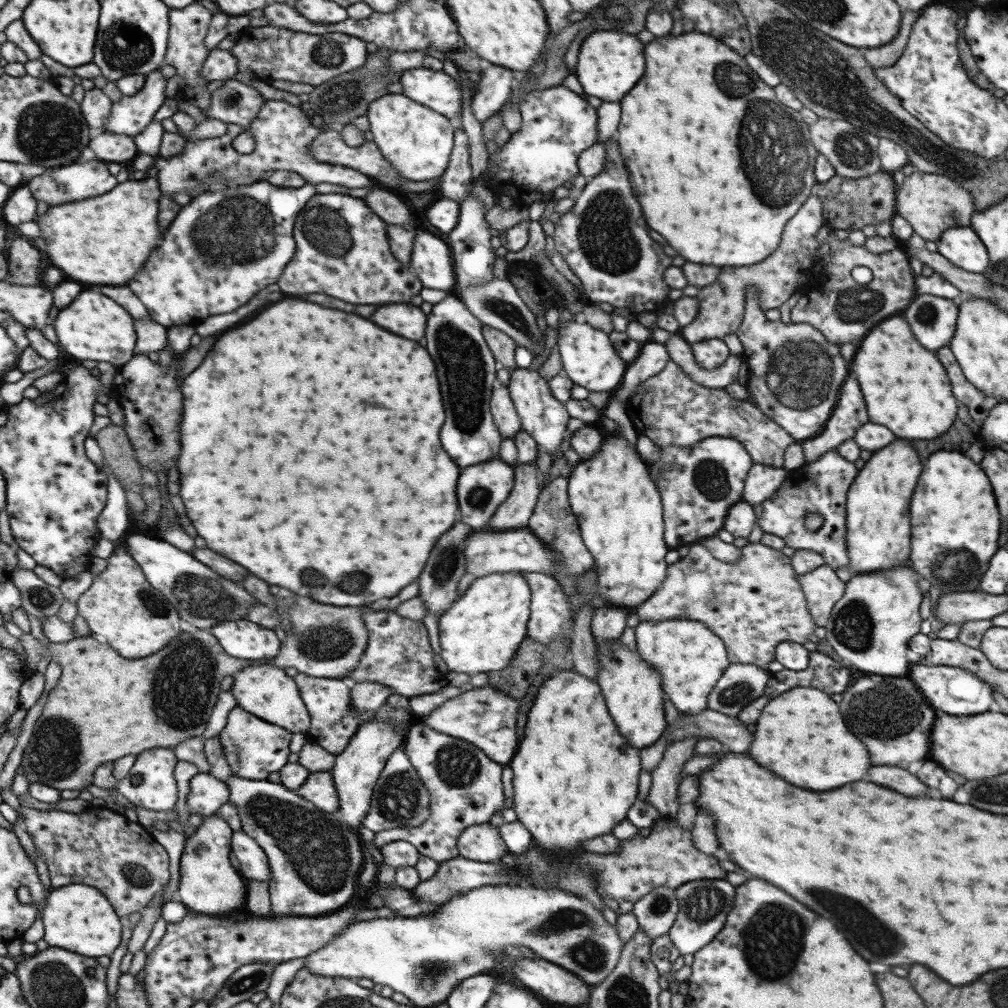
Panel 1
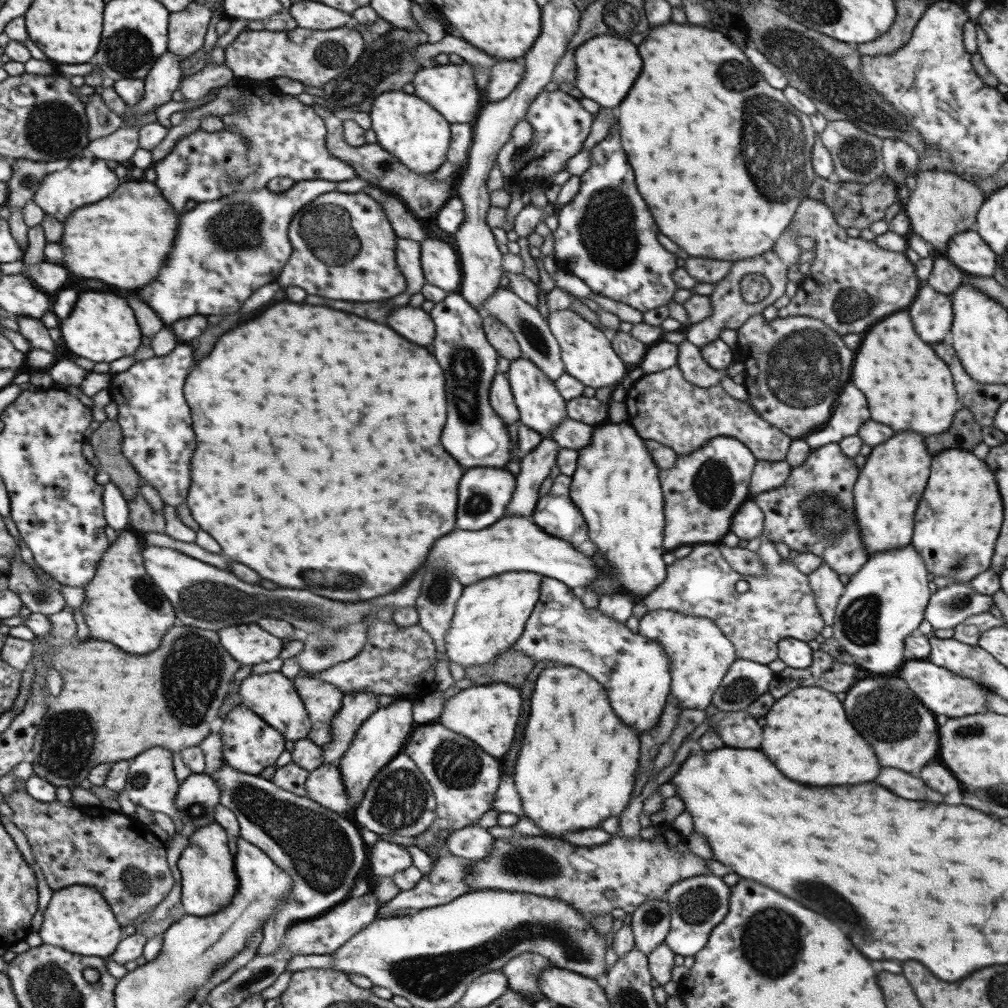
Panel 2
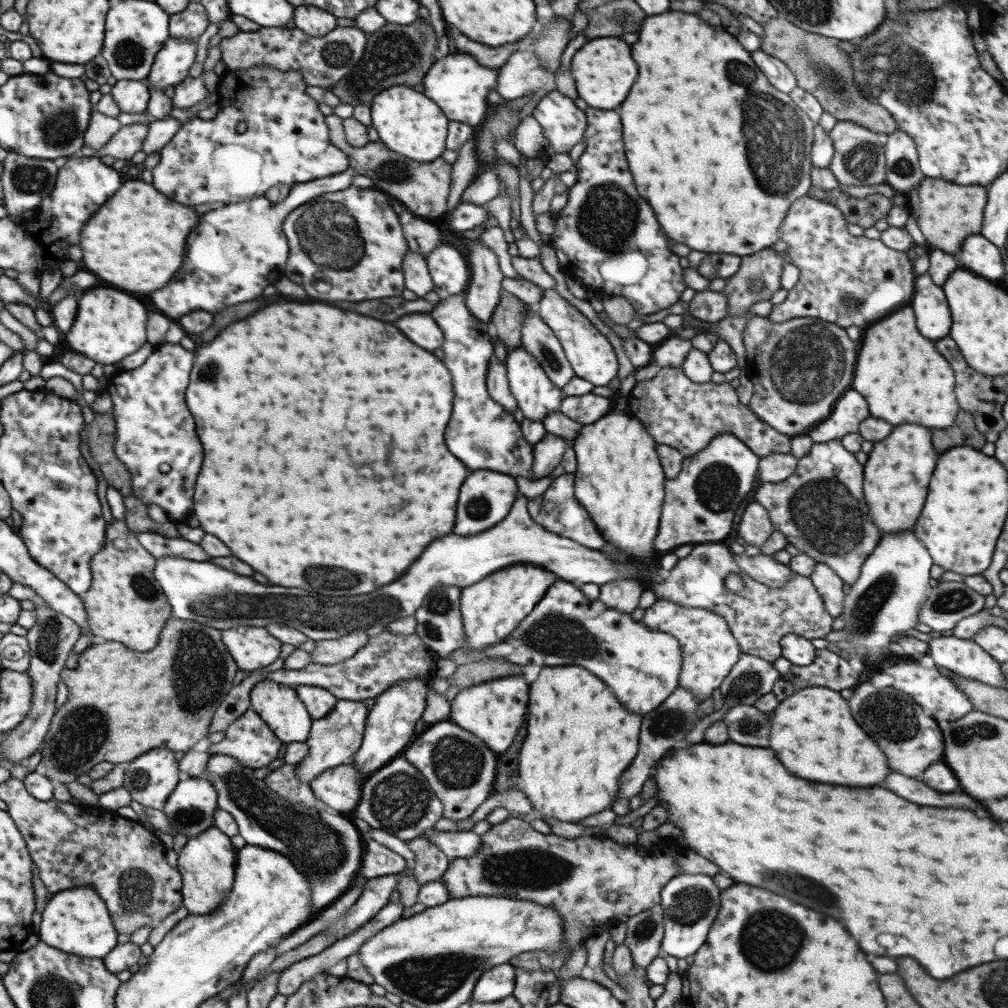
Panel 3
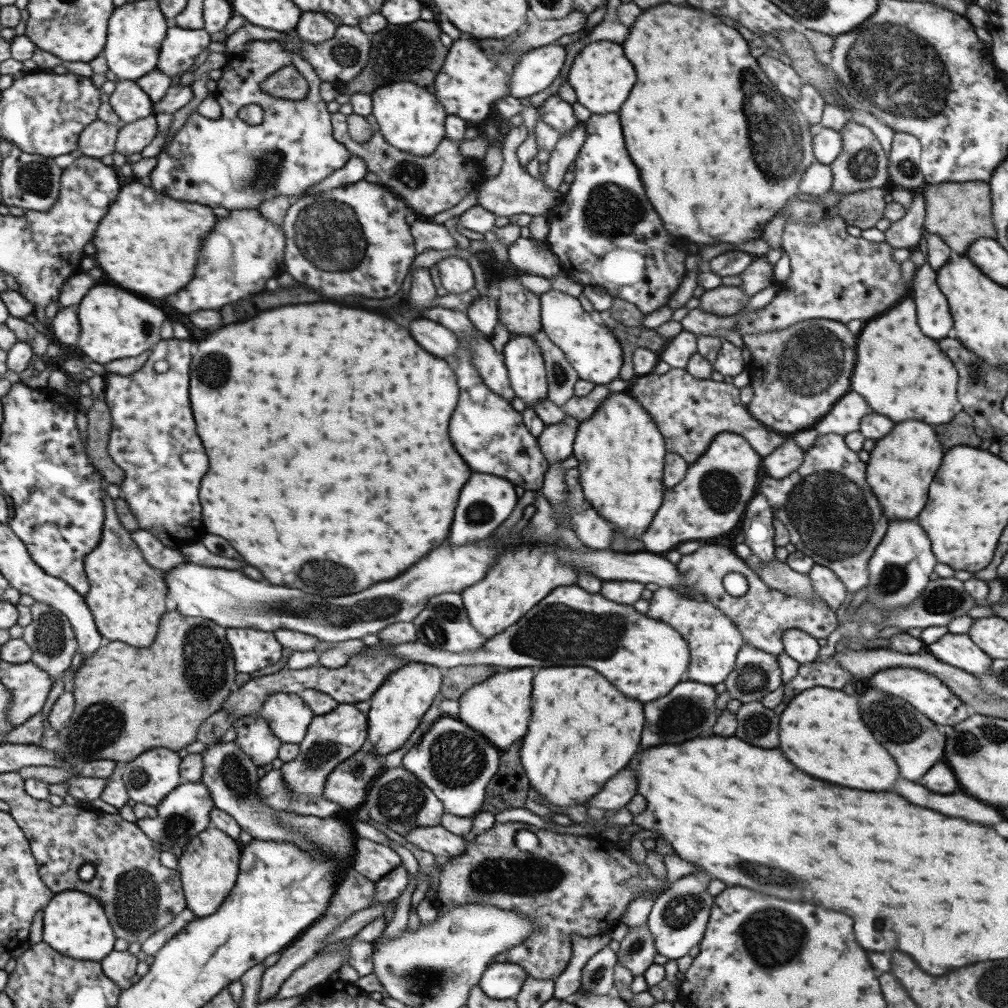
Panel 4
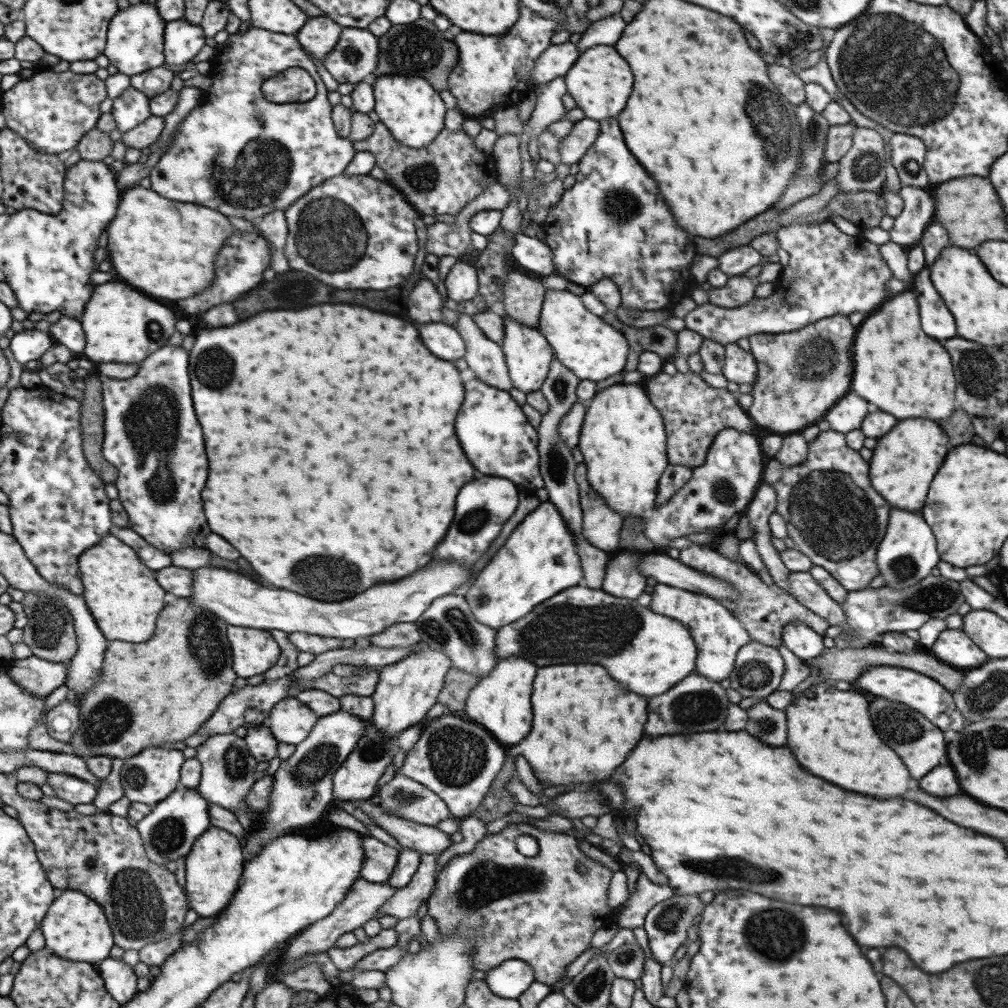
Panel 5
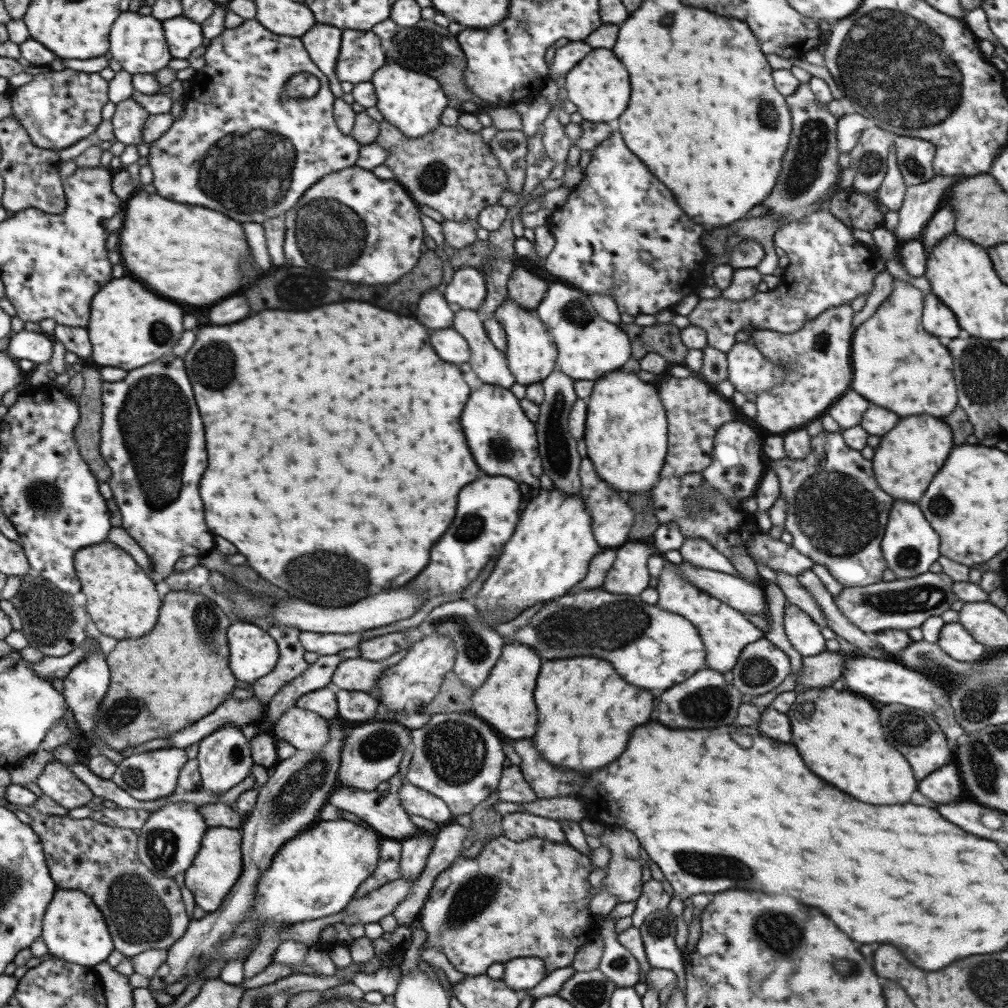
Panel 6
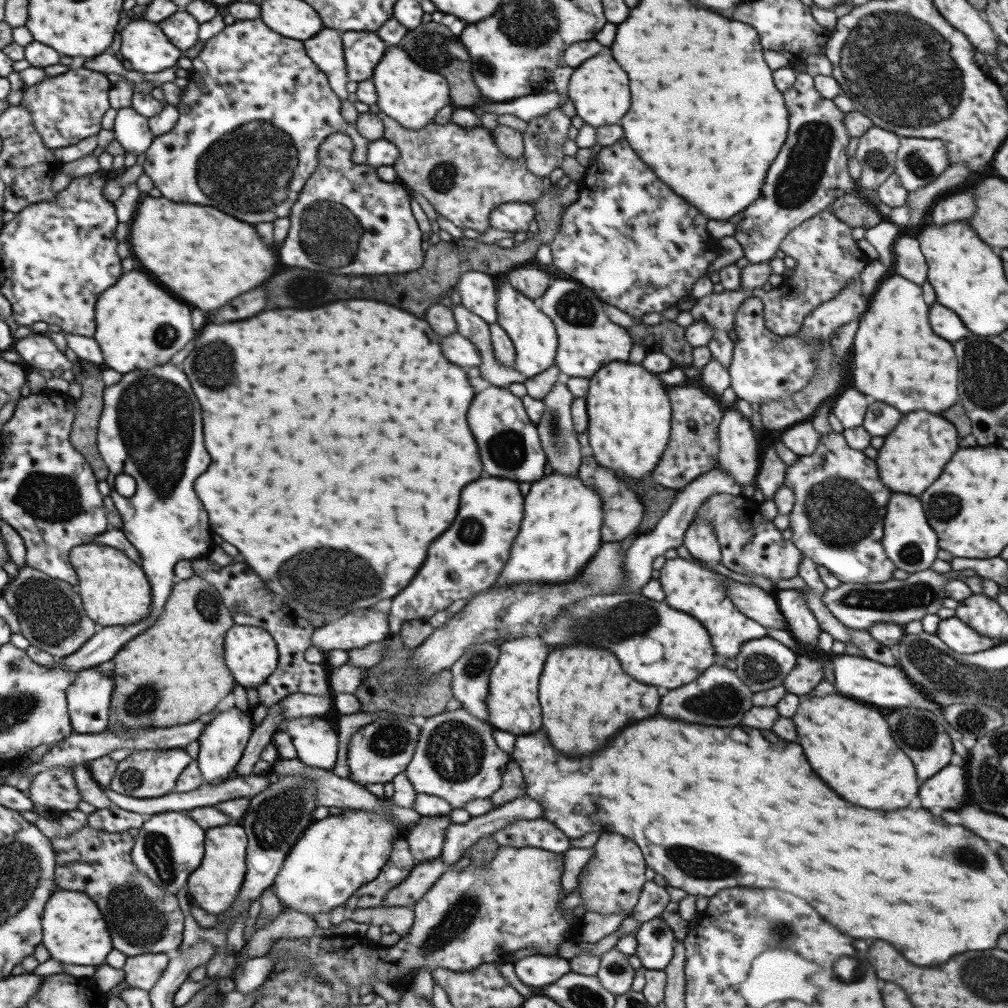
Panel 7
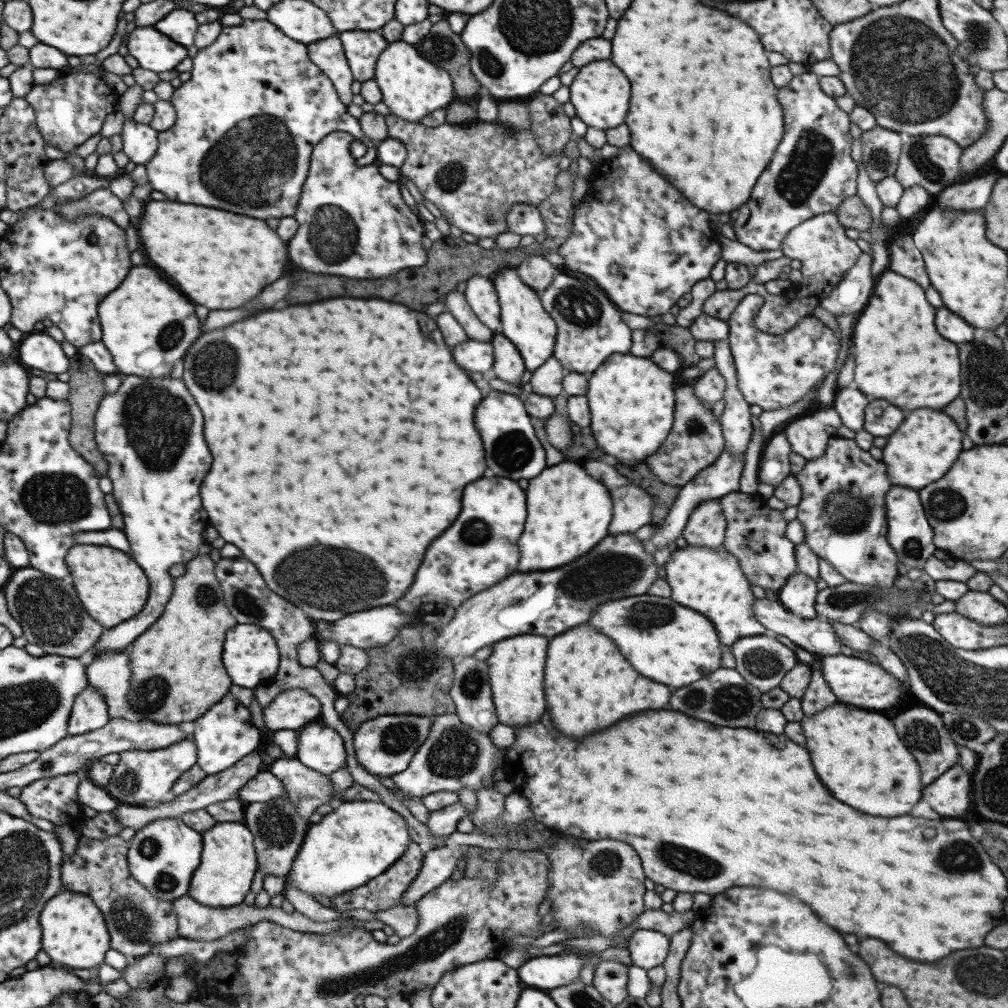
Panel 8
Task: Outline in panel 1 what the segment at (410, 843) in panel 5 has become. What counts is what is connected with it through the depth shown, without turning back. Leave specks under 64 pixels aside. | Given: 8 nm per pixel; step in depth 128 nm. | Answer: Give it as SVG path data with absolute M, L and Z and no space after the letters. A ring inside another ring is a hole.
M491 823L465 827L456 838L458 856L474 862L500 861L508 854L508 848Z

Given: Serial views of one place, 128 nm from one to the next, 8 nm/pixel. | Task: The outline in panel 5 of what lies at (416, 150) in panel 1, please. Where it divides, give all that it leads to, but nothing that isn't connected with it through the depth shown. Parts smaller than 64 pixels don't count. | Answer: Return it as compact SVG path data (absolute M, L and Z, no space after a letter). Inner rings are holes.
M378 75L371 81L374 111L379 122L399 144L409 148L427 146L444 130L445 104L438 96L439 91L417 76Z

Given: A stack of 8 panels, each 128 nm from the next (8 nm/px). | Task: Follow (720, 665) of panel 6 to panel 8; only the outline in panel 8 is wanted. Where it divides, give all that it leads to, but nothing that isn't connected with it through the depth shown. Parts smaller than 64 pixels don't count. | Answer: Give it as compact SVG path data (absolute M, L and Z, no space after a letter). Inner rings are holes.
M689 545L677 548L669 555L663 570L671 589L671 600L707 616L723 646L731 646L739 638L763 635L765 632L766 628L759 624L751 609L755 597L750 592L749 582L739 570L737 558L723 546L715 550Z

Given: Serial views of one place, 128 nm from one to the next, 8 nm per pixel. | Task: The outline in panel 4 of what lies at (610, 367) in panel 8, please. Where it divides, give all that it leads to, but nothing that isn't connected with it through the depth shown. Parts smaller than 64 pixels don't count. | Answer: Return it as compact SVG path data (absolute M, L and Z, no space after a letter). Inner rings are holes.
M609 394L599 408L587 418L581 420L575 431L572 455L578 460L579 486L585 500L595 508L597 514L607 520L615 533L621 533L627 538L639 538L647 526L651 524L655 512L662 506L664 491L662 481L664 448L663 436L652 422L649 412L641 408L628 394Z

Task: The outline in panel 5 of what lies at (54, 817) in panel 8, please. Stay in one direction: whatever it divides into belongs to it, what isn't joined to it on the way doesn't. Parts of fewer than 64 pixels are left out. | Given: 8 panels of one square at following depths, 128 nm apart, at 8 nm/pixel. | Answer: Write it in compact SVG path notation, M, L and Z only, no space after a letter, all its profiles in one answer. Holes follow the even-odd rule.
M48 773L46 783L51 786L57 798L72 805L89 804L96 795L95 787L68 774Z

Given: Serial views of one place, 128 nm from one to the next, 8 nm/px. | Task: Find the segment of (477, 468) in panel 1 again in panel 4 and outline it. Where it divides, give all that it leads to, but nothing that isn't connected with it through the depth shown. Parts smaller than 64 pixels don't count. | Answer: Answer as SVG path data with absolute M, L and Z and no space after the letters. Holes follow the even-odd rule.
M473 474L467 484L459 490L459 500L455 506L455 516L447 542L451 544L471 544L475 540L487 538L495 528L509 516L517 502L514 484L492 474Z

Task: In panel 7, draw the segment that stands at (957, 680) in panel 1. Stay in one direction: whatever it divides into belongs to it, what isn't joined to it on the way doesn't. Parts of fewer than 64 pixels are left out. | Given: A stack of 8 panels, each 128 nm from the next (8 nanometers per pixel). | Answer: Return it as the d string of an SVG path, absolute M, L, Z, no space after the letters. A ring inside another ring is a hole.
M832 655L830 662L833 666L833 676L835 676L835 688L839 694L847 696L847 698L855 698L855 700L869 700L869 704L873 706L883 706L883 708L897 708L897 706L913 706L913 708L921 708L921 710L929 710L937 716L940 724L943 724L945 732L949 734L952 744L953 756L951 762L957 766L965 764L967 758L967 750L961 746L961 734L953 729L942 716L942 708L935 702L931 702L919 688L915 688L899 668L895 666L883 666L877 662L871 662L867 658L861 658L856 655Z

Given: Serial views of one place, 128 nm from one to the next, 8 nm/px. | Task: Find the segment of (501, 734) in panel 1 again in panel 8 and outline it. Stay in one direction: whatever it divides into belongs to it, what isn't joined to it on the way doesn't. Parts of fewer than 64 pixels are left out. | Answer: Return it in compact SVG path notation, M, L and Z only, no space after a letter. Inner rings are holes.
M513 636L493 644L493 652L485 660L488 683L497 723L509 726L527 726L539 720L545 708L543 700L543 666L547 640L543 636Z

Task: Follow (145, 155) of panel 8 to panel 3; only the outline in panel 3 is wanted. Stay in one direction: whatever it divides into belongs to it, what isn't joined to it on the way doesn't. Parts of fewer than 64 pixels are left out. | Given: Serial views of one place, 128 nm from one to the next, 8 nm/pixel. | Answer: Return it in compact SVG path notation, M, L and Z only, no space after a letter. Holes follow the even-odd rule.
M118 80L110 88L110 96L121 113L145 113L149 93L143 80Z

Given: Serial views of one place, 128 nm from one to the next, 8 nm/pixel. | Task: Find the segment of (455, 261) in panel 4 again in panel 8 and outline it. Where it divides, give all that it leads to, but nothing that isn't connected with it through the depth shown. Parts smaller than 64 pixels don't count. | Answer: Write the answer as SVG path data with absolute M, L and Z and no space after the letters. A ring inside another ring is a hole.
M469 275L462 293L465 302L483 325L487 325L487 328L493 332L499 331L500 306L498 305L496 290L491 283L491 277Z

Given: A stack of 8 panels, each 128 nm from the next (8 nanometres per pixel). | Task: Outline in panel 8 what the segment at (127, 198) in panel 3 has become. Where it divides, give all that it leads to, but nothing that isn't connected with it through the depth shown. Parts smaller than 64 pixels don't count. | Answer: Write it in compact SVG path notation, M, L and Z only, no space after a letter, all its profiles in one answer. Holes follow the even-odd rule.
M150 199L144 206L136 228L145 256L195 304L209 310L237 308L283 274L285 244L263 220L165 200Z

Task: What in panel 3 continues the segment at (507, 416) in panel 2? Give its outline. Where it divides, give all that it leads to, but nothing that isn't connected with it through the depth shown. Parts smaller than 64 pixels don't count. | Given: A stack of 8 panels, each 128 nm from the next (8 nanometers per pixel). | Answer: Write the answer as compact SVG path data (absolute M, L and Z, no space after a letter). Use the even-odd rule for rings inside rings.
M495 358L490 359L489 364L487 364L485 382L487 394L489 394L489 396L499 404L499 406L503 406L505 412L512 415L518 406L508 388L506 368Z

